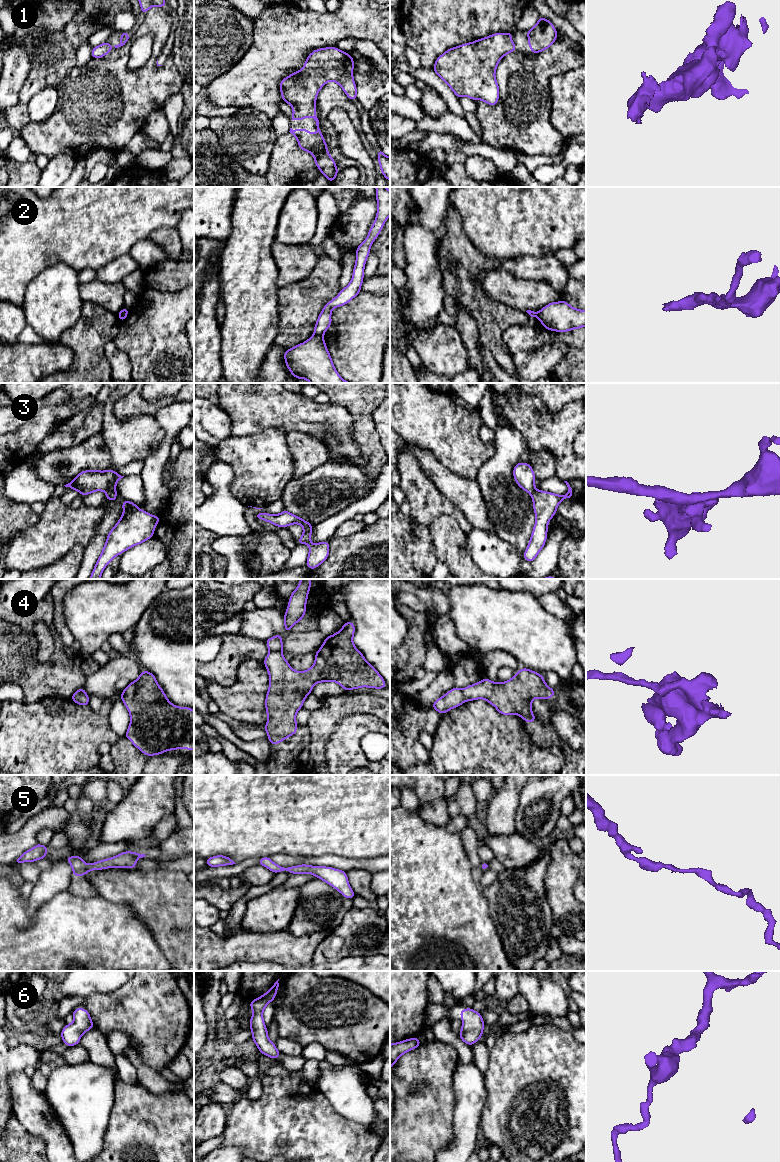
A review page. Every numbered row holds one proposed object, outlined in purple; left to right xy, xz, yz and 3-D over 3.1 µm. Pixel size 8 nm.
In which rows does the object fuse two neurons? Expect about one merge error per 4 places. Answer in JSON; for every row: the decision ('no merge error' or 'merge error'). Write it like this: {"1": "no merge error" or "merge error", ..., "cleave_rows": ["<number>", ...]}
{"1": "no merge error", "2": "merge error", "3": "merge error", "4": "merge error", "5": "no merge error", "6": "no merge error", "cleave_rows": ["2", "3", "4"]}

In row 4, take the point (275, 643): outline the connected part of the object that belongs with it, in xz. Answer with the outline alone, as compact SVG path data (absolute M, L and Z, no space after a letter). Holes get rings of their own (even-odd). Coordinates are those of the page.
M282 634L275 635L267 640L265 640L267 648L273 652L282 652L283 649L283 642L282 642Z

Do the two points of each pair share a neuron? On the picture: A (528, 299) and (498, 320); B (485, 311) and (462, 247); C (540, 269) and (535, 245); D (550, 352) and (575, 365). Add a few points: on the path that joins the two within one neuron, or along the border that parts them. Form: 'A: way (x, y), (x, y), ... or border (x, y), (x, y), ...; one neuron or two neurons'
A: border (493, 299), (525, 311); two neurons
B: way (469, 295), (462, 288), (462, 263); one neuron
C: border (553, 254), (521, 256), (514, 259); two neurons
D: border (563, 342), (566, 345), (567, 353), (550, 372); two neurons

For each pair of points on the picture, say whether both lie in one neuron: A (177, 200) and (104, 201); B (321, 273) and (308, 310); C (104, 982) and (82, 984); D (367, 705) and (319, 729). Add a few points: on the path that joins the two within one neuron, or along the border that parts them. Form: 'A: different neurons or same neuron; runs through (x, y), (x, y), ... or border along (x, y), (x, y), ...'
A: same neuron; runs through (159, 200), (122, 200)
B: same neuron; runs through (323, 282), (308, 298), (308, 301)
C: same neuron; runs through (99, 982), (87, 982)
D: same neuron; runs through (355, 705), (343, 705), (331, 717)

